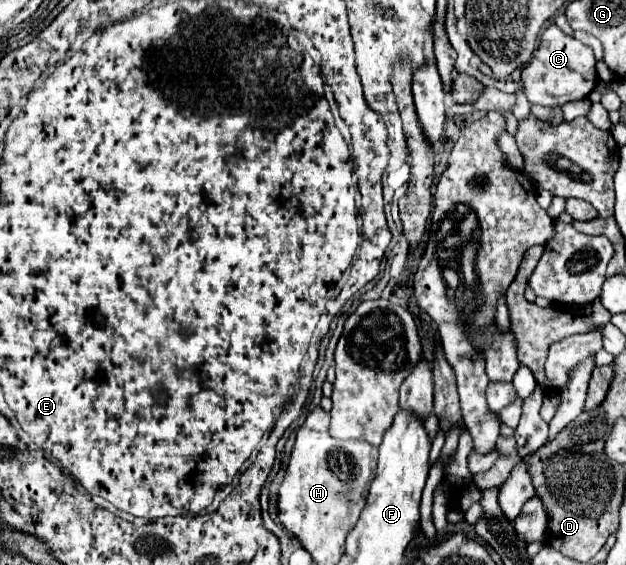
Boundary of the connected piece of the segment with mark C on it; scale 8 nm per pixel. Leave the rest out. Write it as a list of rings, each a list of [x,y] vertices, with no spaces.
[[[550,25],[542,41],[538,45],[538,51],[534,57],[524,65],[522,69],[522,81],[524,81],[524,95],[530,103],[538,105],[564,105],[568,101],[580,101],[588,97],[596,85],[596,59],[590,47],[582,45],[578,39],[564,35],[556,25]]]

